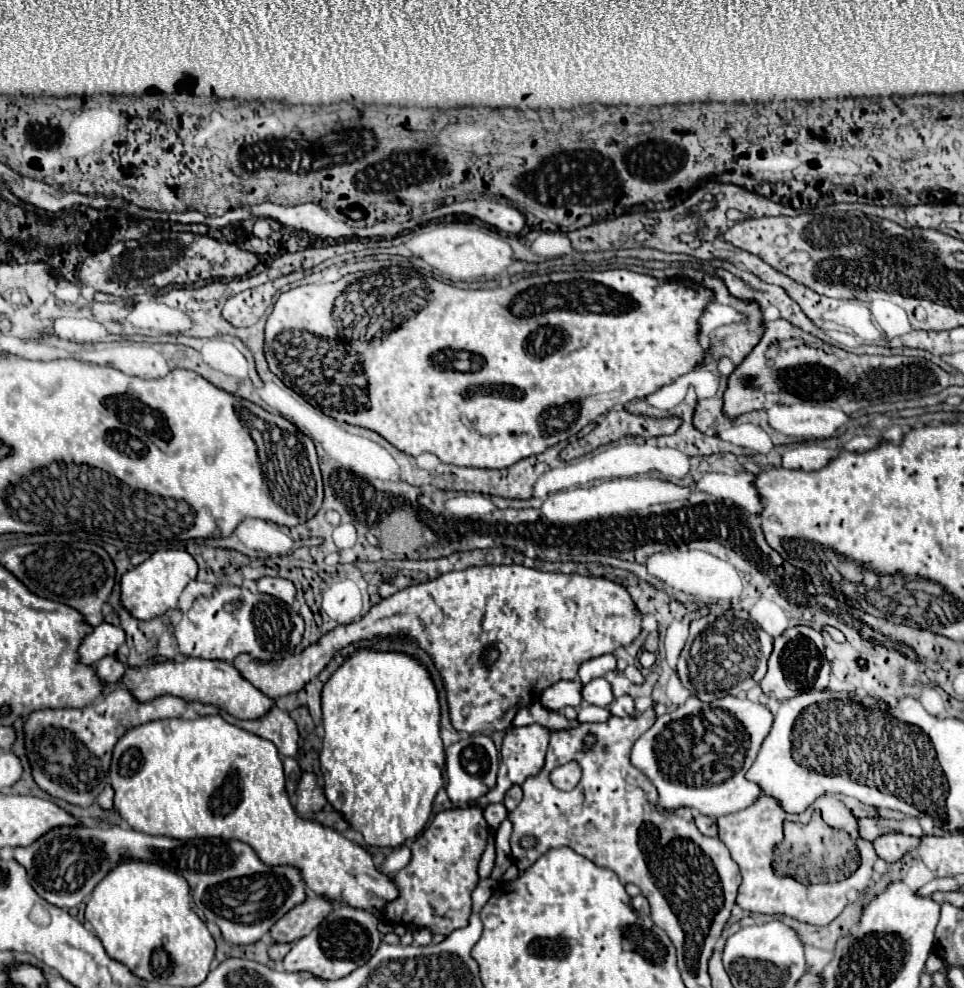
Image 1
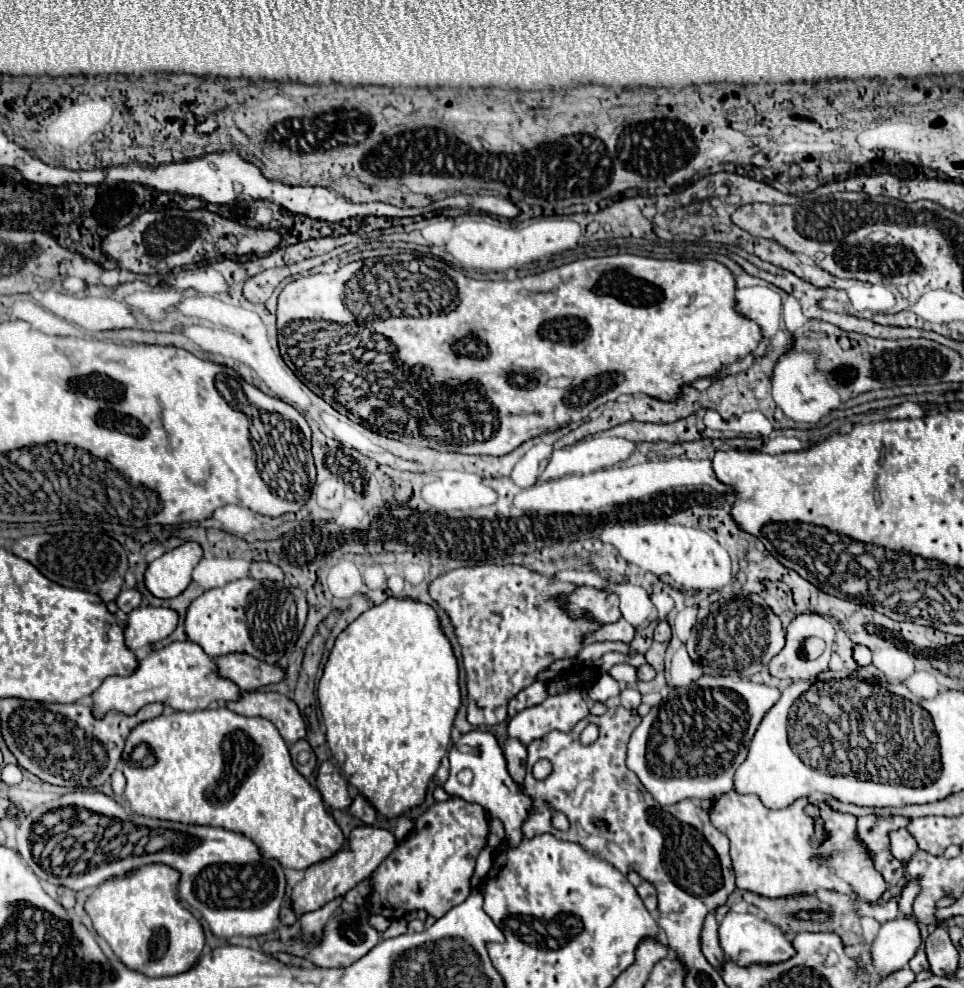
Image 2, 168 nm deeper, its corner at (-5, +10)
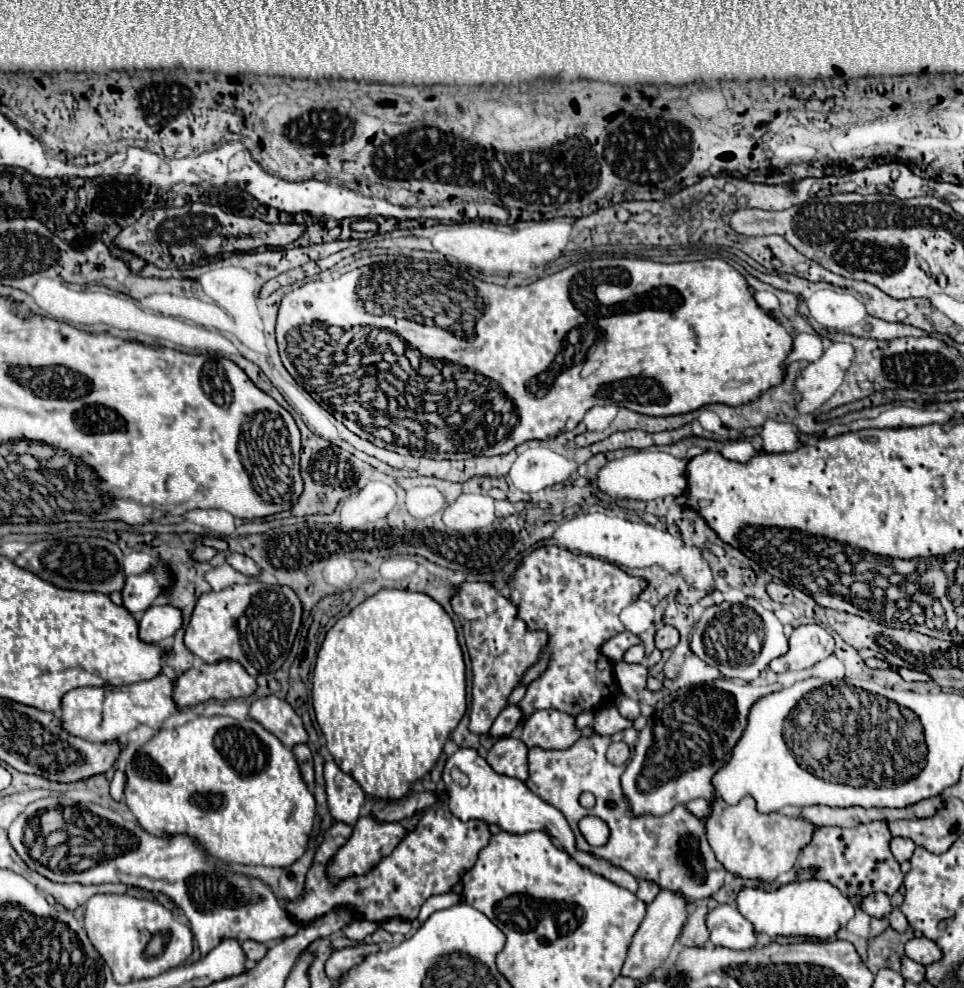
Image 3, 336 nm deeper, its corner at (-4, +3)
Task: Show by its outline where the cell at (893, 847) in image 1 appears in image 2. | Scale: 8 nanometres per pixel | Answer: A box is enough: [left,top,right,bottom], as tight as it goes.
[890,829,918,861]

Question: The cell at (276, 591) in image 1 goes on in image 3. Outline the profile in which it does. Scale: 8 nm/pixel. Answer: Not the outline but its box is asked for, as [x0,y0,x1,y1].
[225,554,259,576]

